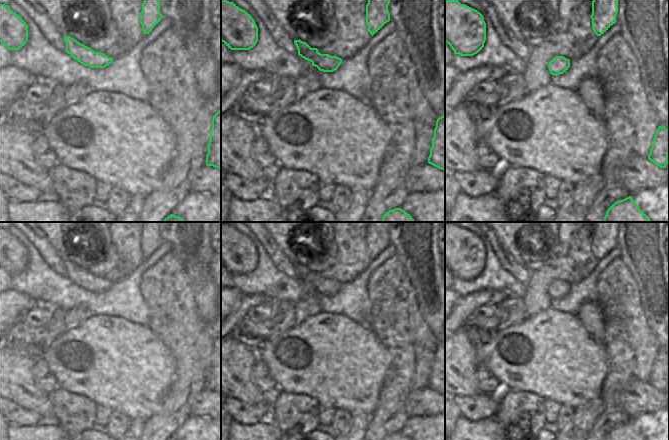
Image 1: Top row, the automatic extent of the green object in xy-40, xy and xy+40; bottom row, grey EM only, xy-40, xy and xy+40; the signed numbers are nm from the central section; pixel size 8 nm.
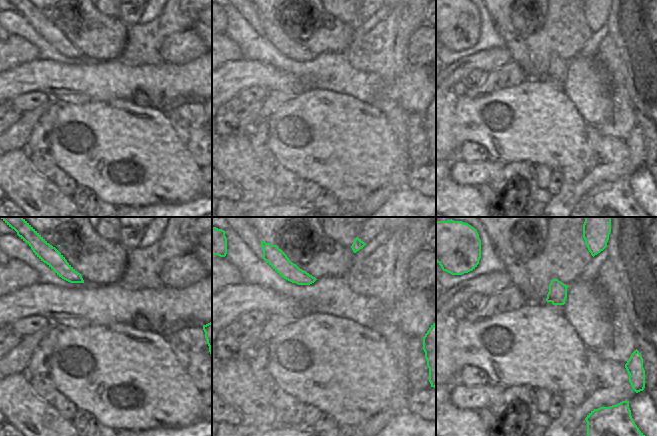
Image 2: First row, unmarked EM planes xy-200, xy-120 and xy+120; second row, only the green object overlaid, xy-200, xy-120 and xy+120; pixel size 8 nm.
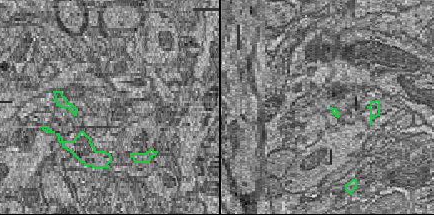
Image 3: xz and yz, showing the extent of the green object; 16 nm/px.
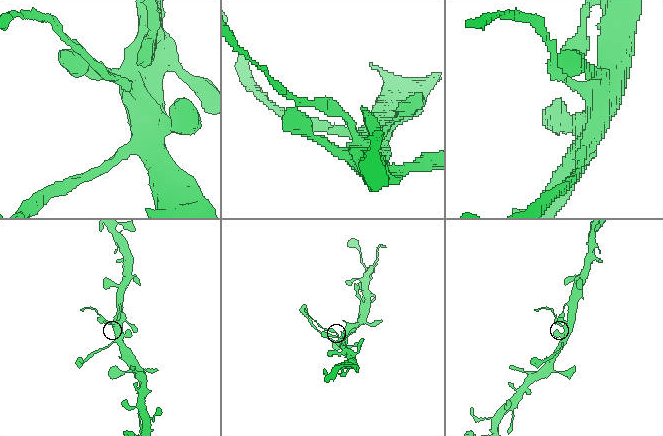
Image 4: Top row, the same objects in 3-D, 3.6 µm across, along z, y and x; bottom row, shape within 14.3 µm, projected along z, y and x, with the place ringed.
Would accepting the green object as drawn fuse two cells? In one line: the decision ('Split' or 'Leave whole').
Split

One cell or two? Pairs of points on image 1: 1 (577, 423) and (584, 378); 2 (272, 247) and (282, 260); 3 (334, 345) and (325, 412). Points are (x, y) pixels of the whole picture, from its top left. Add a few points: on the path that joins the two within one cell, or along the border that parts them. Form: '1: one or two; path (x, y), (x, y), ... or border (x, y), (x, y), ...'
1: two; border (599, 397), (574, 408)
2: one; path (273, 250), (279, 257)
3: two; border (320, 405), (336, 409)

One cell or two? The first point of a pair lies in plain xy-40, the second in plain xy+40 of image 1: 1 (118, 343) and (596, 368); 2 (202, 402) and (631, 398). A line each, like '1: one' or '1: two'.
1: one
2: one

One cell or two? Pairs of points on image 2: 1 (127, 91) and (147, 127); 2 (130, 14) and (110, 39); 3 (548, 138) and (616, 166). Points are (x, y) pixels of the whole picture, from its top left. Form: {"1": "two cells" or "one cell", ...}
{"1": "two cells", "2": "two cells", "3": "two cells"}

